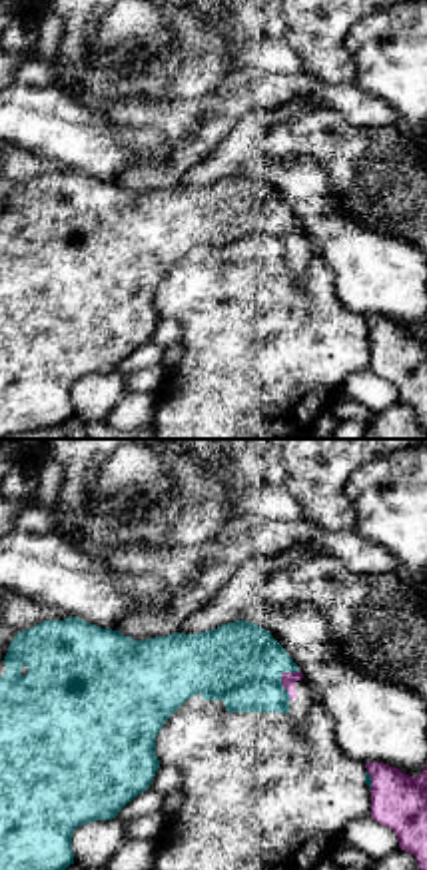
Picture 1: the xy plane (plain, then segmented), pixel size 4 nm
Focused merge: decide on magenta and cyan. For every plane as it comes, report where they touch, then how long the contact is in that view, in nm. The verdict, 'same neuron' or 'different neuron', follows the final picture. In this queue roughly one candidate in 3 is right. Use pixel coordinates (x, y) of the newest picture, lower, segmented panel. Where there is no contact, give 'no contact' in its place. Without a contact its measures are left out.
contact (282, 679); length 130 nm

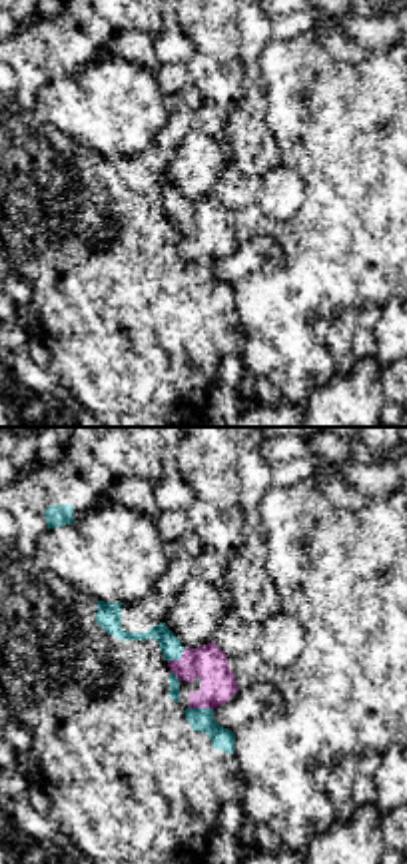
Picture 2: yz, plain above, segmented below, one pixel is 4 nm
contact (202, 707); length 100 nm

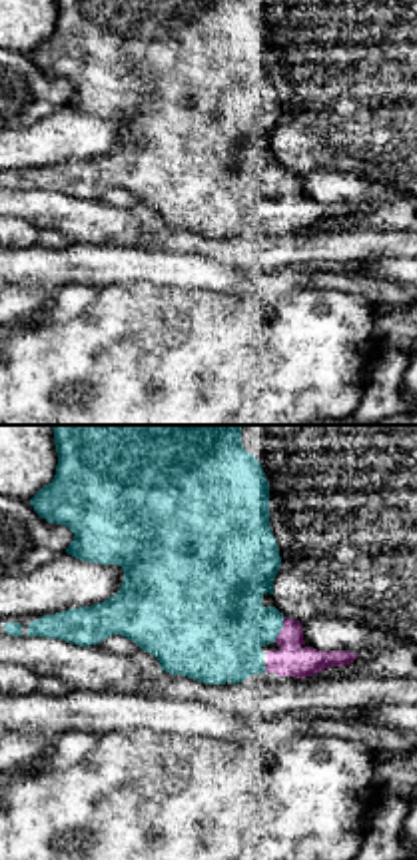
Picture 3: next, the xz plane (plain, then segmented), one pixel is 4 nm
contact (282, 629); length 120 nm

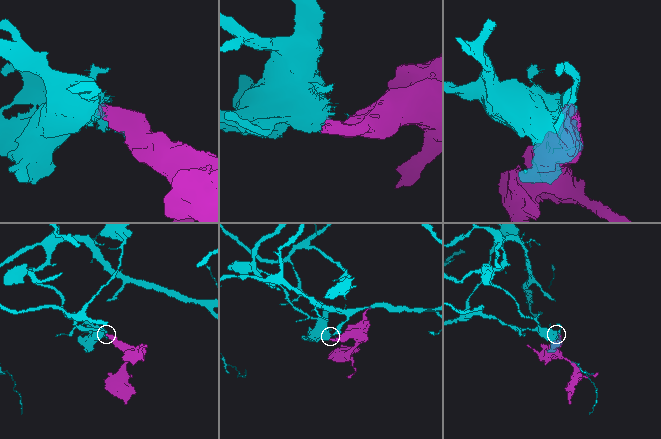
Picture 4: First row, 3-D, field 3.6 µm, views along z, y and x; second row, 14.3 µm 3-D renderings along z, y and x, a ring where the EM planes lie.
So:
same neuron

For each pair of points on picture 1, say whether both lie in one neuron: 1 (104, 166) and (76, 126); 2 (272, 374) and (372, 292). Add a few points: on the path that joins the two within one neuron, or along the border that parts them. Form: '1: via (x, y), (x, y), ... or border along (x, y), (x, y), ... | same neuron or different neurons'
1: via (100, 156), (80, 136) | same neuron
2: border along (330, 268), (336, 280), (336, 298), (364, 318) | different neurons

